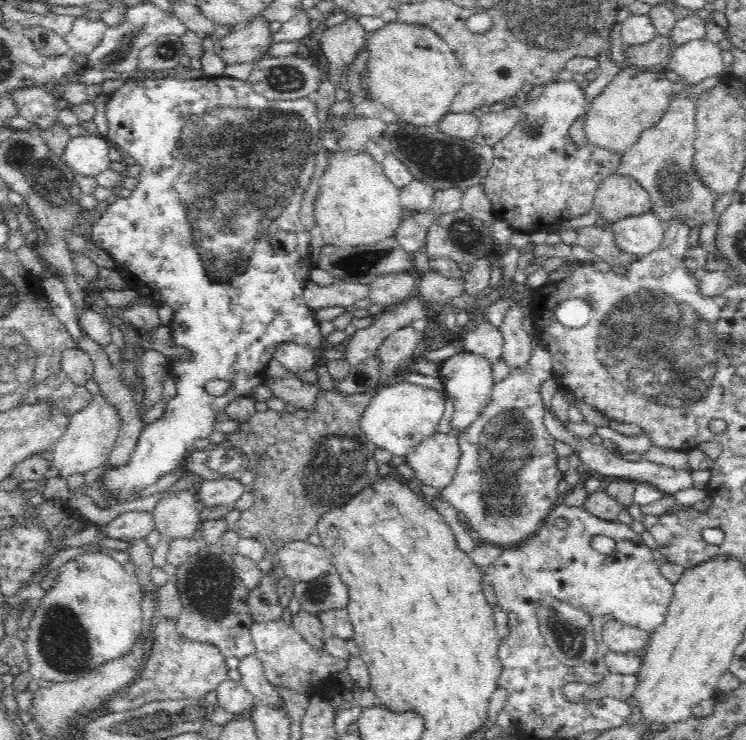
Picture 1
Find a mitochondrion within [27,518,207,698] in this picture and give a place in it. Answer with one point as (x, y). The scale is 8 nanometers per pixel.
(63, 645)

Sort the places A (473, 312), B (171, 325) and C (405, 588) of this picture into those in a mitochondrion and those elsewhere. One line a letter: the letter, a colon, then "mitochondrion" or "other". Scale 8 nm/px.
A: other
B: other
C: other

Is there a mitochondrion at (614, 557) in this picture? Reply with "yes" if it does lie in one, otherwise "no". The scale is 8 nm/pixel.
no

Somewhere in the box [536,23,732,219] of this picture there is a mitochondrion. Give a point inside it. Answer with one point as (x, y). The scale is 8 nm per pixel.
(675, 186)

